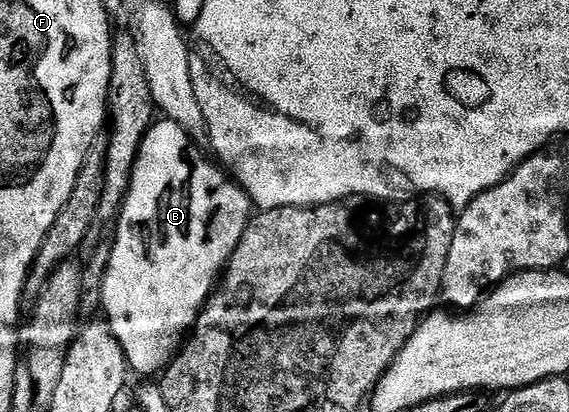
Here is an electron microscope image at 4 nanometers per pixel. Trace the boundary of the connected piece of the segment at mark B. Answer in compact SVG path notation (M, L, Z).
M154 121L152 128L145 133L145 139L139 148L139 156L133 169L133 178L129 182L129 195L125 197L125 204L121 207L119 217L115 222L117 239L111 242L109 267L105 273L101 304L111 332L123 348L125 358L129 362L130 371L136 373L138 370L141 374L154 374L154 376L157 376L172 362L174 354L182 345L187 332L192 331L197 318L201 315L201 310L205 307L205 301L213 293L225 267L228 266L229 257L235 252L235 248L245 231L245 226L249 223L251 217L251 203L248 193L212 157L209 157L210 159L205 158L205 154L201 150L204 149L194 142L191 135L183 132L183 128L178 122Z

